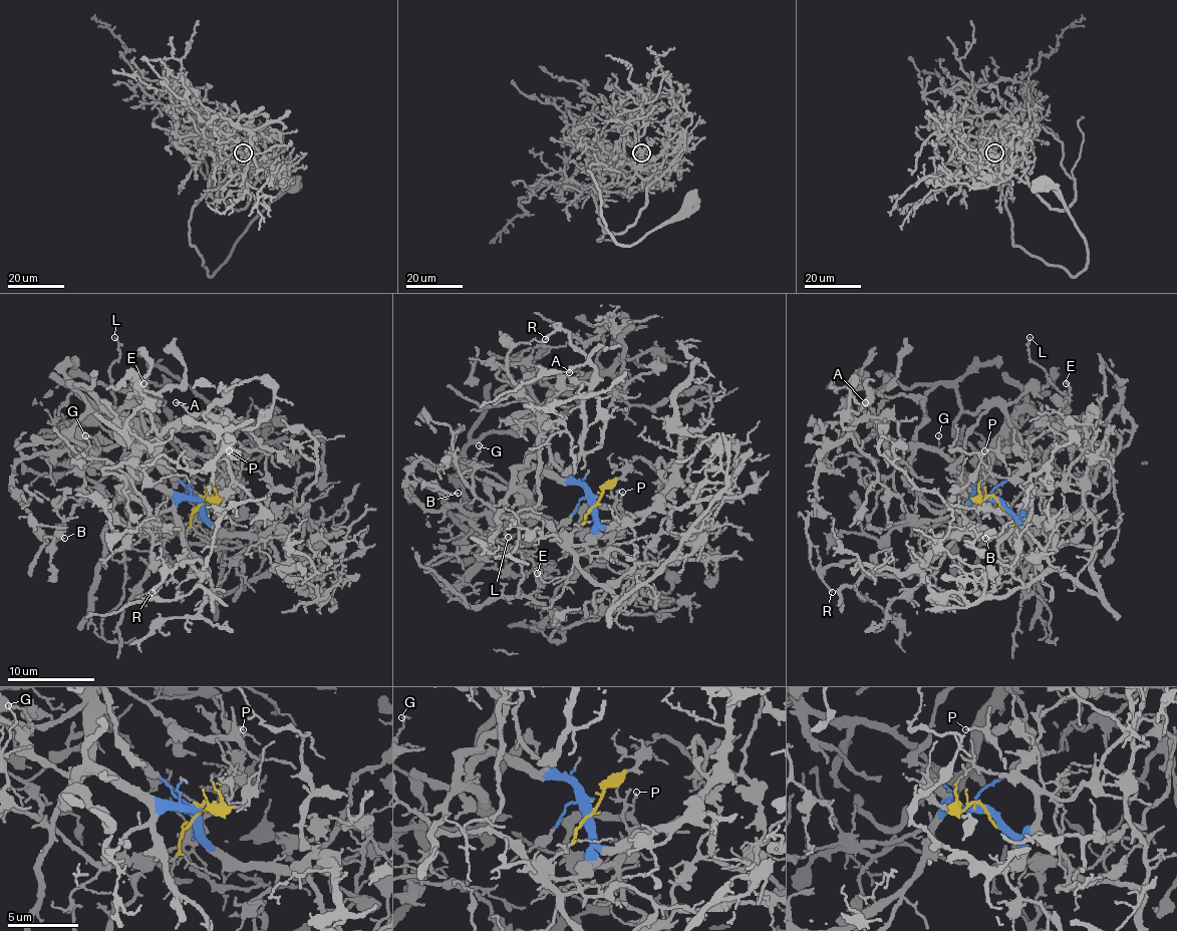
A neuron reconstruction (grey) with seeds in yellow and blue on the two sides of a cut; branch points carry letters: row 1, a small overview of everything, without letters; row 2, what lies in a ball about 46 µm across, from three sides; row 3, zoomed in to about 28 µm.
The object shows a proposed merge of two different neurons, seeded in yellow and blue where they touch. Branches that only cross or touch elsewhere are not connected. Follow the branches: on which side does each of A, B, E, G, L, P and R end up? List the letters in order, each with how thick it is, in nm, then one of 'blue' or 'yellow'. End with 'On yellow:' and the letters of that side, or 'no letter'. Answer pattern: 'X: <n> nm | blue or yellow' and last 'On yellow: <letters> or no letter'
A: 90 nm | blue
B: 150 nm | blue
E: 180 nm | blue
G: 130 nm | yellow
L: 80 nm | blue
P: 180 nm | blue
R: 190 nm | blue
On yellow: G

